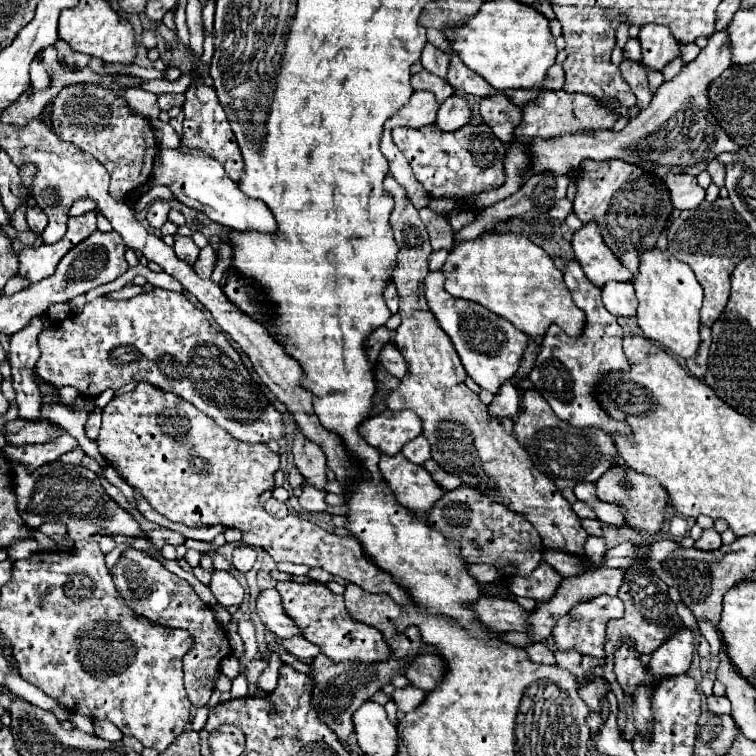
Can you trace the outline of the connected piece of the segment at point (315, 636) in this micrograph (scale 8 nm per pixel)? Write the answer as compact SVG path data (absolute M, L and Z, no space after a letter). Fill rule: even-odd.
M278 582L276 590L282 596L286 614L300 626L302 636L316 644L326 656L336 662L344 660L362 660L362 662L376 662L390 658L390 648L384 642L382 634L376 628L368 628L366 624L354 622L346 608L344 598L330 592L324 584L310 582L310 584L296 584L296 582Z

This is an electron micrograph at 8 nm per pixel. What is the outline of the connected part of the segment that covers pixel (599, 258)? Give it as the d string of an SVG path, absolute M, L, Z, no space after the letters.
M590 222L582 226L582 230L574 232L572 248L586 278L598 288L602 288L610 280L616 280L616 282L632 280L632 274L628 272L628 268L624 268L624 264L620 264L620 260L616 260L612 250L604 244L596 224Z

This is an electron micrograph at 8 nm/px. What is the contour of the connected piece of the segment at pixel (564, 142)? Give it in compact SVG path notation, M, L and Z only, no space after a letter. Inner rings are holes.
M726 30L716 32L708 38L708 44L706 48L702 48L698 58L686 64L676 78L664 82L654 94L650 106L644 108L636 118L630 118L624 130L584 130L580 134L556 136L548 140L520 140L528 146L530 154L530 168L524 174L524 180L536 172L552 172L558 176L570 174L586 158L618 158L660 178L668 172L684 172L698 176L718 154L736 152L740 148L720 128L720 124L712 116L708 100L708 84L712 84L712 80L716 80L716 76L720 76L728 68L730 60L732 52L728 48Z

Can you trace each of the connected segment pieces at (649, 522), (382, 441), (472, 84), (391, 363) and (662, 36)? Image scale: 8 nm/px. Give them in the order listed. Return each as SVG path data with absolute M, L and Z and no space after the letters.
M624 462L616 468L610 468L598 482L596 482L596 496L602 502L614 502L626 510L626 524L640 534L658 534L664 524L664 508L670 502L668 492L662 488L660 482L634 472Z
M386 410L380 416L368 418L360 426L360 434L370 446L388 456L396 456L404 448L404 444L422 434L422 422L414 412Z
M458 56L450 58L448 84L454 90L464 90L466 94L472 94L472 96L478 96L478 98L488 98L488 96L496 94L496 90L482 76L478 76L476 72L472 72L464 64L460 64Z
M388 344L388 346L384 346L382 348L382 352L380 352L380 362L382 362L382 366L388 370L388 374L392 374L392 376L396 376L398 380L406 374L406 360L402 358L402 354L398 352L398 348L394 346L394 344Z
M648 24L640 28L638 36L642 44L642 66L662 72L666 64L680 56L678 42L674 40L672 32L658 24Z

